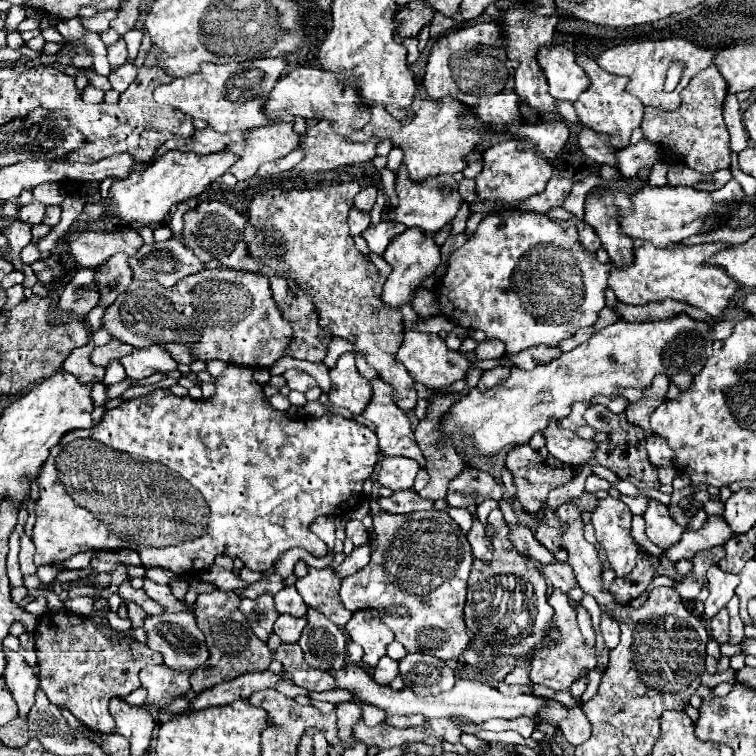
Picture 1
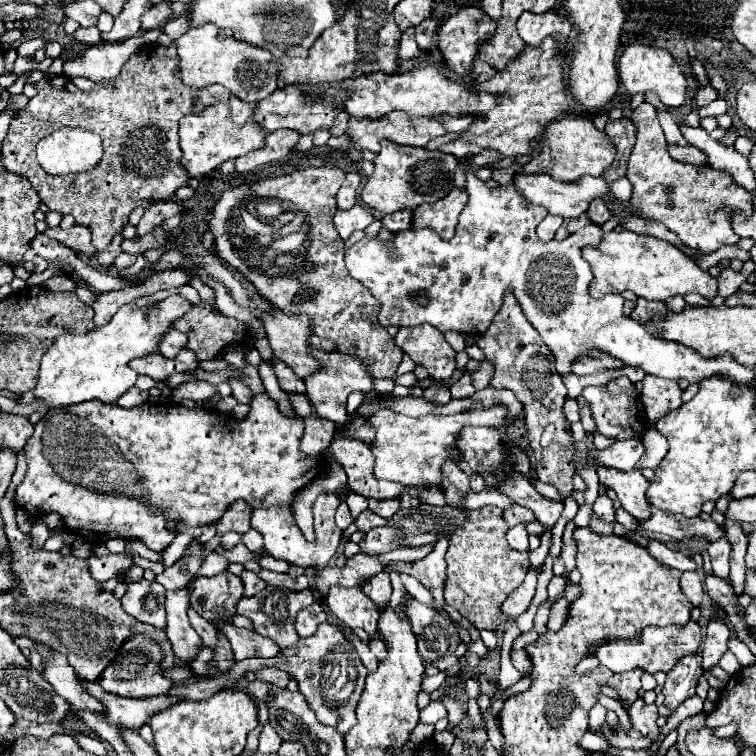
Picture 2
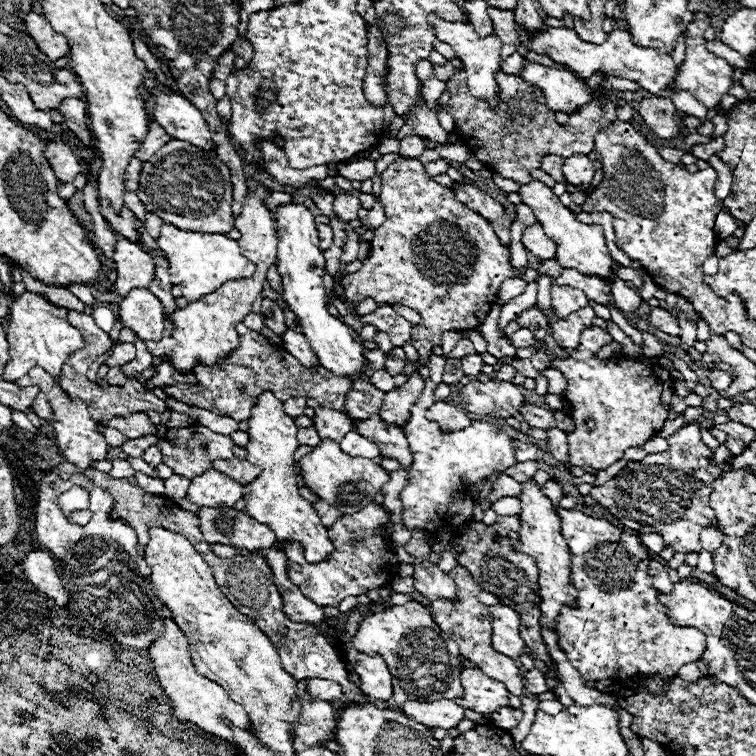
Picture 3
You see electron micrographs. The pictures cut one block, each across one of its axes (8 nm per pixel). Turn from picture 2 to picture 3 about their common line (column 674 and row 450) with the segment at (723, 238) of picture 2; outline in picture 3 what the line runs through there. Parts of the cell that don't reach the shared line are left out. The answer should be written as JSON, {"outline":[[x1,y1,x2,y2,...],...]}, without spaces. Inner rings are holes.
{"outline":[[188,426,188,428,170,428,166,436,162,436,160,452,162,452,162,462,174,470,178,476,198,476,200,472,212,468,214,460,228,460,234,456,234,442,230,436,216,434,206,426]]}

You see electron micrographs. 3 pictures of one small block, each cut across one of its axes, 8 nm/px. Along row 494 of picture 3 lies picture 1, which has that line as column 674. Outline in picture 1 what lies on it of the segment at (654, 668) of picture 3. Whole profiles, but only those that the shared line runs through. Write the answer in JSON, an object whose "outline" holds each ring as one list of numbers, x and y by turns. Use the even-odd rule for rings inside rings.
{"outline":[[710,516,700,530,684,530,682,540,666,550,666,558,670,558,672,562,692,560,696,552,724,544,730,538,732,530,722,520,722,516]]}

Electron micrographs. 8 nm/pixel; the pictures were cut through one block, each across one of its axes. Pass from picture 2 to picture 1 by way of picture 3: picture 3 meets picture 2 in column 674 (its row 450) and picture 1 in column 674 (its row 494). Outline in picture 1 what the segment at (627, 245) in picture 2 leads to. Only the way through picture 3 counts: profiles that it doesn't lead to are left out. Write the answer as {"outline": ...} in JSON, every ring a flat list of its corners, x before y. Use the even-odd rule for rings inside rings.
{"outline":[[644,242,638,248,634,248,632,266,628,266,624,270,612,268,608,286,614,290,616,298,624,304,640,306,640,304,662,302,666,298,672,298,672,300,702,308,712,318,718,318,734,302,736,292,742,288,742,284,738,284,734,278,730,278,720,266,706,266,704,262,728,246,730,244,726,244,726,242,724,244,706,242,706,244,696,244,696,246,672,244,670,248,658,248,650,242]]}

